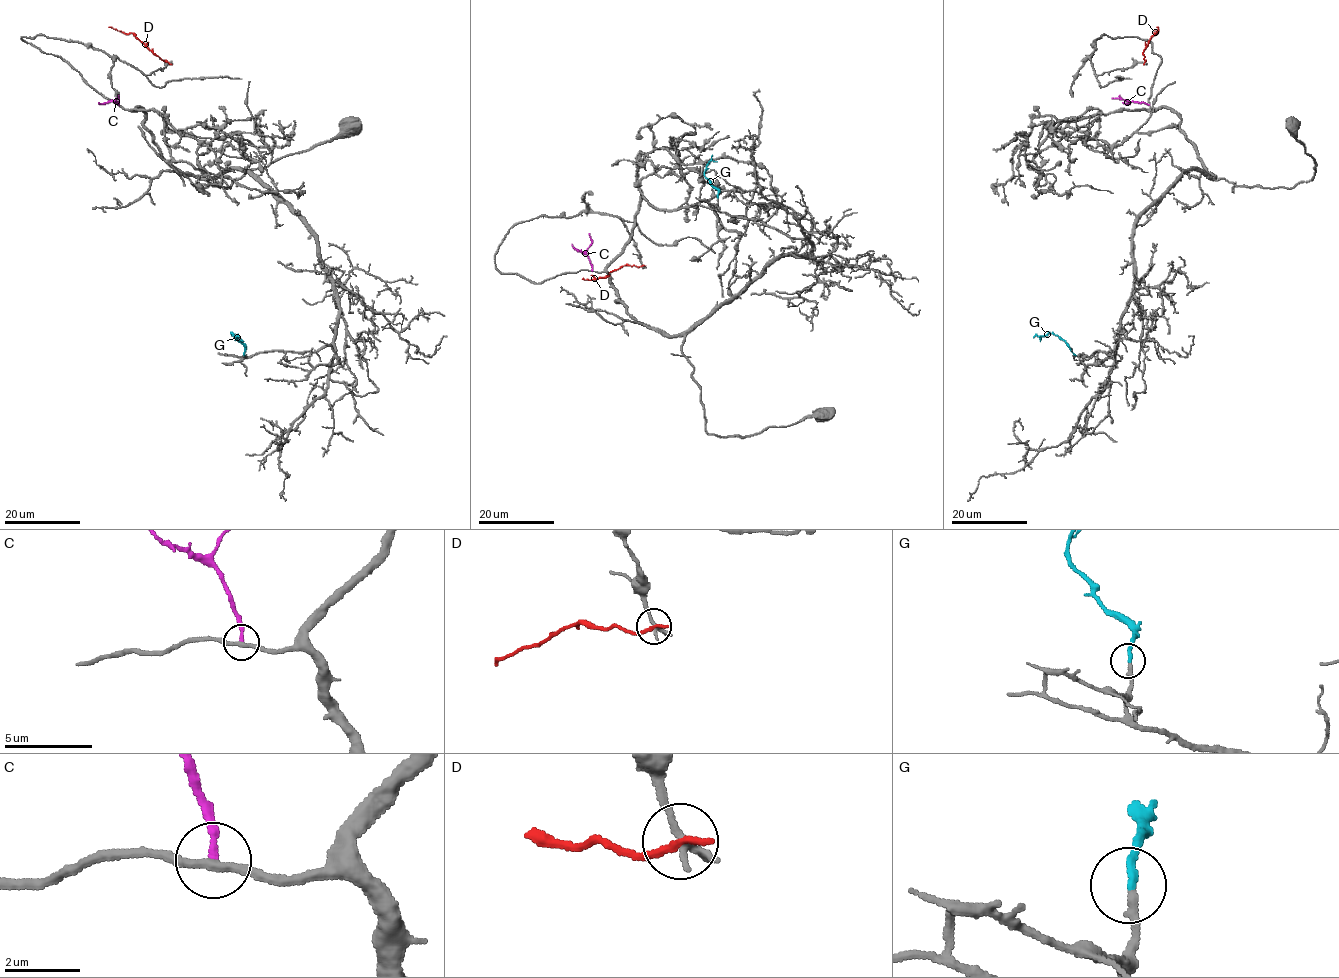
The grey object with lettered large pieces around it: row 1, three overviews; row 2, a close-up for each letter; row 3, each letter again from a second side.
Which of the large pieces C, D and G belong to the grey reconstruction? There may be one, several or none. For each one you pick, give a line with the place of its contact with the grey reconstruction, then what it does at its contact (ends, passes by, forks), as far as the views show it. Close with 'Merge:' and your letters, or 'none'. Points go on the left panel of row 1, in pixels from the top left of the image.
G: (244, 355) | it ends
Merge: G

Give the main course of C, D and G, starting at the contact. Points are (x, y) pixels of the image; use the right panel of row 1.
C: (1149, 104), (1112, 98)
D: (1144, 63), (1143, 51), (1158, 31), (1157, 27)
G: (1076, 355), (1054, 334), (1040, 336), (1040, 341)

